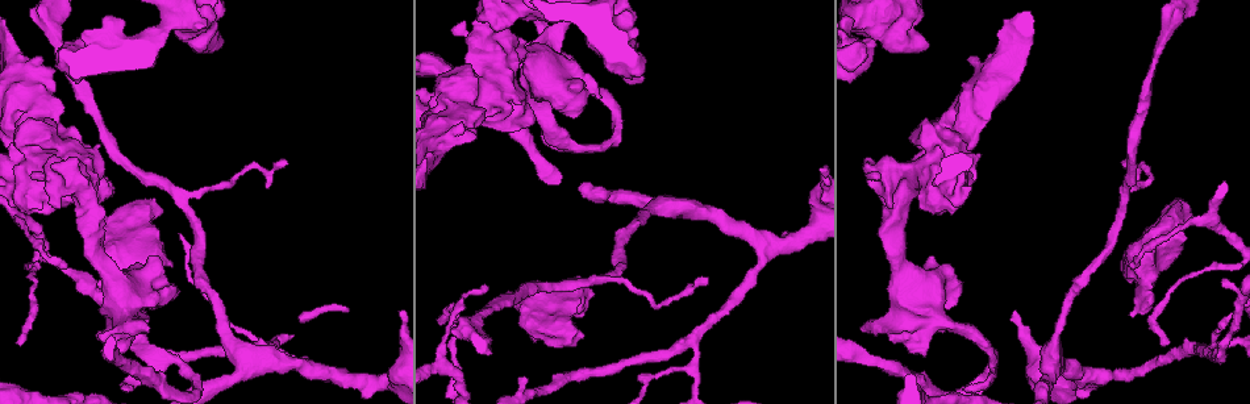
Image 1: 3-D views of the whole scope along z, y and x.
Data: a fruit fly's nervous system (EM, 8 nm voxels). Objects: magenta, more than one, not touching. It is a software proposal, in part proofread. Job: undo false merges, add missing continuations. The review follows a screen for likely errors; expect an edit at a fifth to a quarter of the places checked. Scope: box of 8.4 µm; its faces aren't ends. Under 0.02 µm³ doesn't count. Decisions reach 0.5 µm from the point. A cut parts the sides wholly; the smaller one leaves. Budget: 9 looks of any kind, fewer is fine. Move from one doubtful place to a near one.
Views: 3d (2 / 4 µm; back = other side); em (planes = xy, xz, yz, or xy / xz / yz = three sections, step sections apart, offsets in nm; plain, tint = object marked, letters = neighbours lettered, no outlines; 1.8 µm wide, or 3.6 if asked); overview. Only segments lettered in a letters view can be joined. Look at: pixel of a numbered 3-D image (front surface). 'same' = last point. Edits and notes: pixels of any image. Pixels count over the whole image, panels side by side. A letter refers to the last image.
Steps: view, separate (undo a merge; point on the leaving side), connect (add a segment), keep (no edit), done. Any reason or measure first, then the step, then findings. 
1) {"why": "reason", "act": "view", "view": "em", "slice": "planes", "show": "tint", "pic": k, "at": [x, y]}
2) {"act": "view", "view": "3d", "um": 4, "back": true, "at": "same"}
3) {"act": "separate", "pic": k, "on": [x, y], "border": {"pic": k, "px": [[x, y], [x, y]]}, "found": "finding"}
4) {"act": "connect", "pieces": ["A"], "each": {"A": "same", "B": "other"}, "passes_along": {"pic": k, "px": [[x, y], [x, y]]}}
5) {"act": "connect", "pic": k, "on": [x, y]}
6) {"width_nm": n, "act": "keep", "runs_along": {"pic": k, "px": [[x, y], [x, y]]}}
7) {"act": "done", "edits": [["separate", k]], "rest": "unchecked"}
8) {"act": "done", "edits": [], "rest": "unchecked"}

{"why": "arms part here", "act": "view", "view": "em", "slice": "planes", "show": "tint", "pic": 1, "at": [690, 340]}

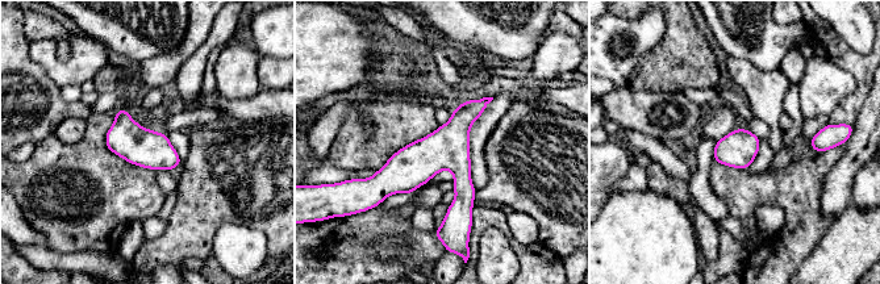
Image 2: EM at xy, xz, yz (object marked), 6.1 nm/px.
{"act": "view", "view": "em", "slice": "planes", "show": "letters", "at": "same"}

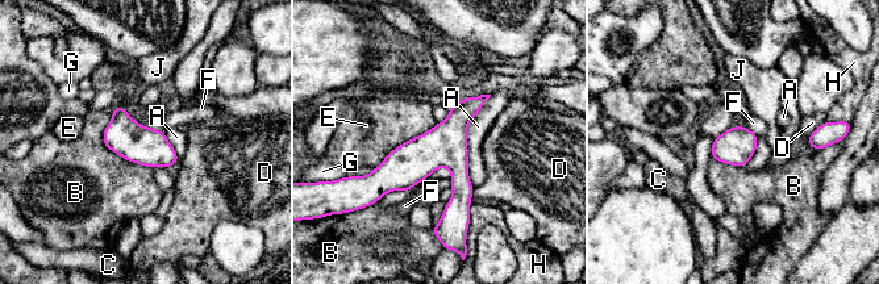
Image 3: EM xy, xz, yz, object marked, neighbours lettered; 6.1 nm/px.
{"act": "keep", "each": {"A": "other", "B": "other", "C": "other", "D": "other", "E": "other", "F": "other", "G": "other", "H": "other", "J": "other"}, "border": {"pic": 3, "px": [[111, 111], [103, 143], [153, 168]]}, "found": "all the same neuron"}

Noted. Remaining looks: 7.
{"why": "free end", "act": "view", "view": "em", "slice": "planes", "show": "letters", "pic": 1, "at": [1132, 316]}

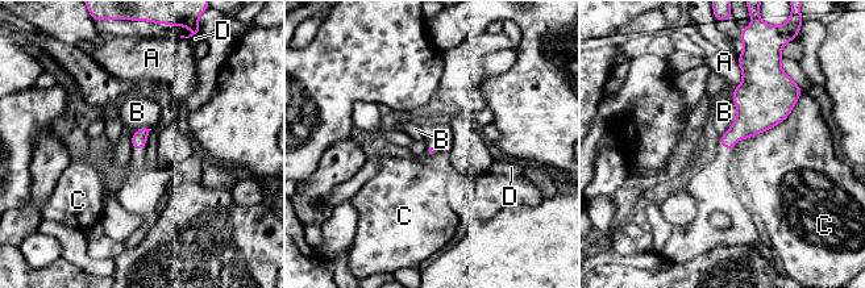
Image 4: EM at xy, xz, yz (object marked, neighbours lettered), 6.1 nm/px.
{"longest_contact_nm": ["C", 380], "act": "keep", "each": {"A": "other", "B": "other", "C": "other", "D": "other"}, "found": "none of them fits"}

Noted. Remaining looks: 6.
{"why": "stops while still wide", "act": "view", "view": "3d", "um": 4, "pic": 1, "at": [163, 212]}

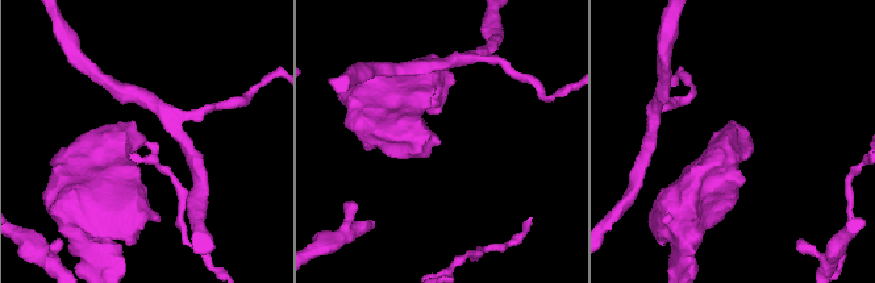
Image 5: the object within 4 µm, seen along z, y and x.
{"act": "view", "view": "em", "slice": "planes", "show": "letters", "pic": 5, "at": [144, 139]}

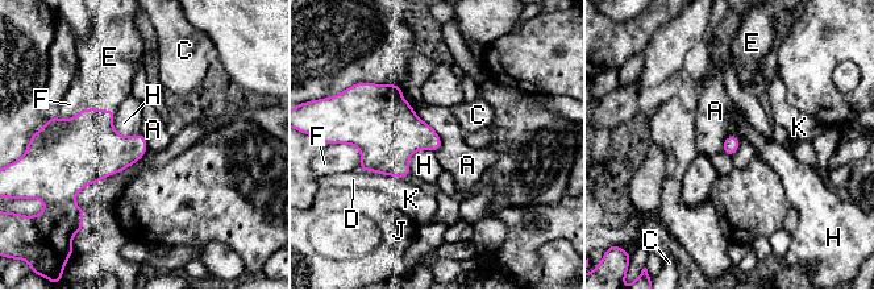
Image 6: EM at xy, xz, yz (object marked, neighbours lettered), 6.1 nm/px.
{"longest_contact_nm": ["A", 380], "act": "connect", "pieces": ["E"], "each": {"A": "other", "C": "other", "D": "other", "E": "same", "F": "other", "H": "other", "J": "other", "K": "other"}, "found": "it goes on there"}

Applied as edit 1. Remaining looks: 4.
{"act": "view", "view": "overview"}

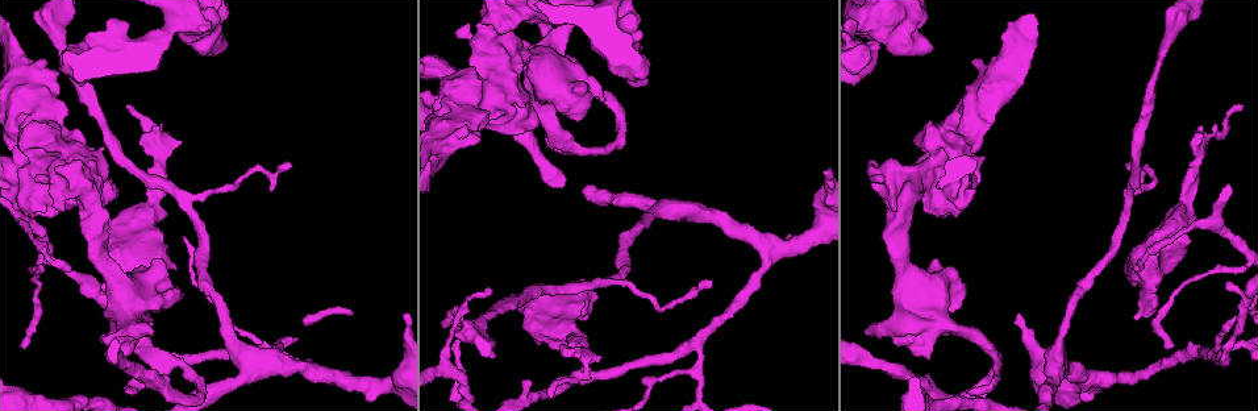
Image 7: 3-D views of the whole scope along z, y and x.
{"act": "view", "view": "3d", "um": 4, "pic": 7, "at": [19, 131]}

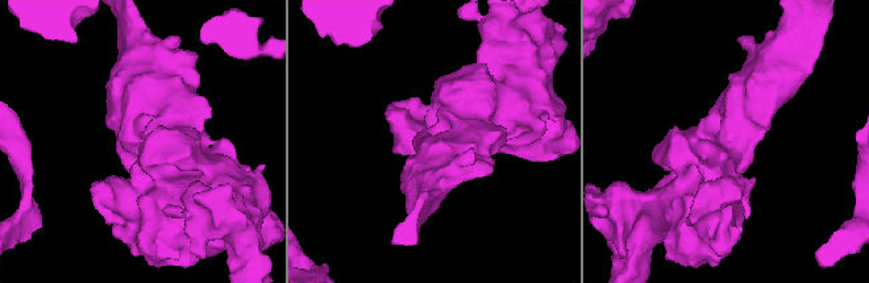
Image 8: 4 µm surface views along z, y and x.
{"act": "view", "view": "em", "slice": "xy", "step": 16, "show": "tint", "pic": 8, "at": [732, 142]}

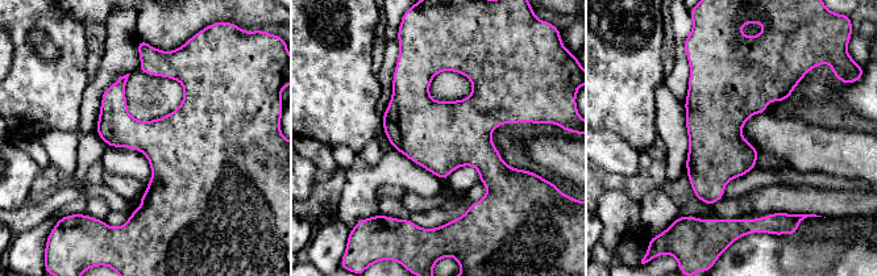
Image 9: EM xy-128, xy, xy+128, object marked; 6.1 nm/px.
{"why": "another direction", "act": "view", "view": "em", "slice": "yz", "step": 4, "show": "letters", "at": "same"}

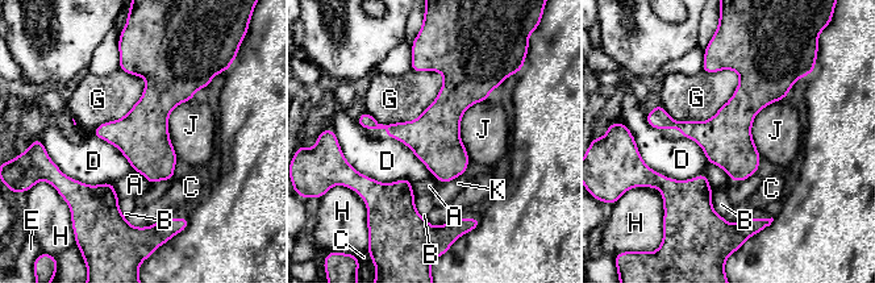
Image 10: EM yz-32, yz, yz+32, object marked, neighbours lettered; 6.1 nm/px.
{"longest_contact_nm": ["G", 550], "act": "keep", "each": {"A": "other", "B": "other", "C": "other", "D": "other", "E": "other", "G": "other", "H": "other", "J": "other", "K": "other"}, "border": {"pic": 10, "px": [[484, 100], [461, 120], [470, 158]]}, "found": "all the same neuron"}

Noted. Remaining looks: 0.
{"act": "done", "edits": [["connect", 6]], "rest": "unchecked"}

